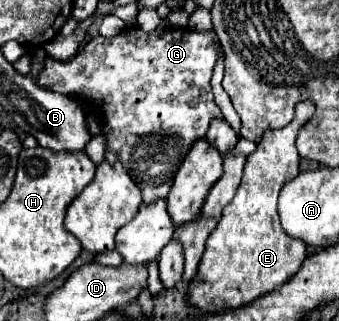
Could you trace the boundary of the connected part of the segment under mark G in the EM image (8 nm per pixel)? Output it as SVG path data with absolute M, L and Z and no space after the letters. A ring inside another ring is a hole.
M132 27L124 29L112 39L94 37L68 61L48 59L44 71L40 73L40 85L56 93L80 99L100 115L102 133L106 137L106 159L116 161L118 157L122 161L132 181L140 187L144 203L148 205L168 197L174 175L184 155L196 139L206 137L210 119L222 115L218 105L214 103L210 87L216 59L216 39L210 33L194 33L190 29L170 27L164 35L148 35L140 27Z

